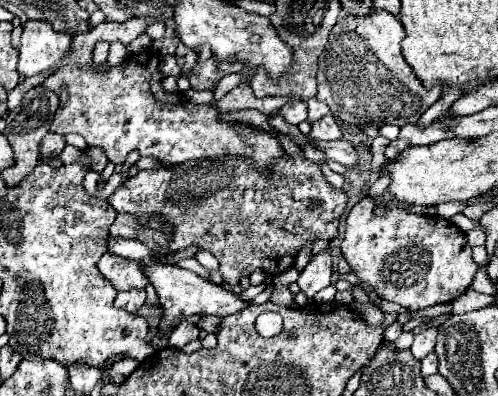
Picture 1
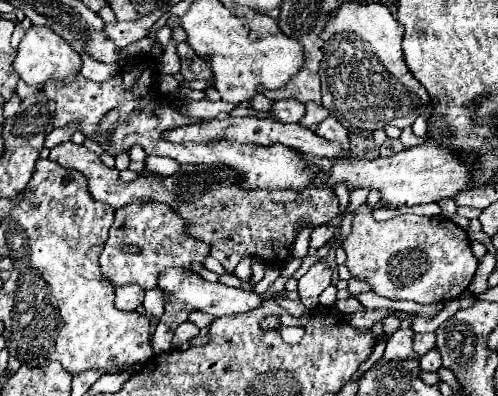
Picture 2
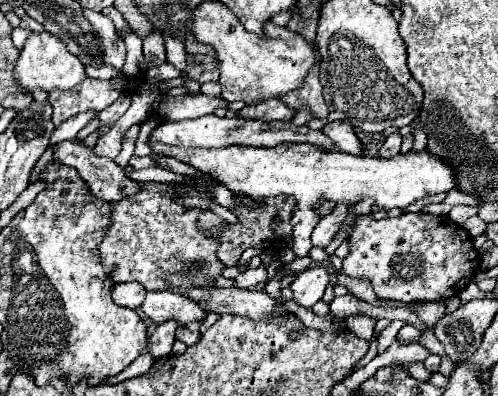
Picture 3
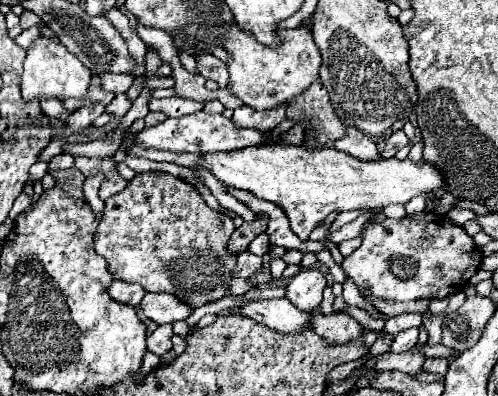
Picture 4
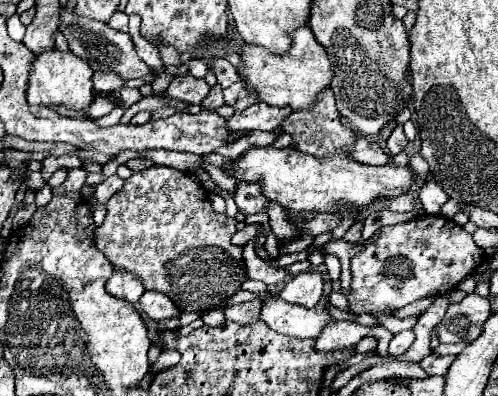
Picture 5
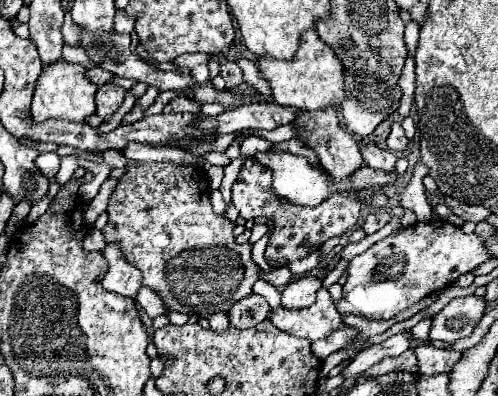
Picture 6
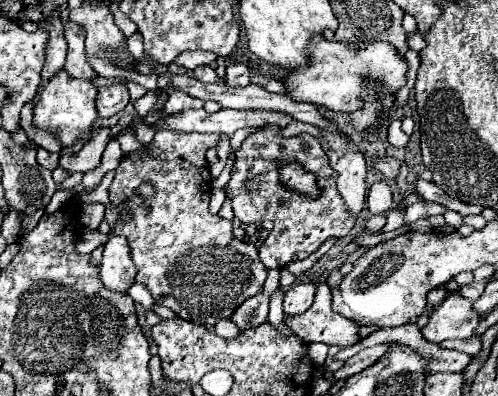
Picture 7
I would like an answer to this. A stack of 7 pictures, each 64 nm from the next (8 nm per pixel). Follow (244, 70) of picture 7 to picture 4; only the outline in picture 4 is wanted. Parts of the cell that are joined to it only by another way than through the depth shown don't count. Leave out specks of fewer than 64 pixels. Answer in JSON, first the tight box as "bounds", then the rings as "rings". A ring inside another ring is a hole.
{"bounds":[196,54,228,88],"rings":[[[212,54],[196,56],[196,62],[198,62],[198,74],[200,76],[204,76],[208,80],[216,80],[220,88],[228,86],[228,68],[226,68],[226,62],[218,60]]]}

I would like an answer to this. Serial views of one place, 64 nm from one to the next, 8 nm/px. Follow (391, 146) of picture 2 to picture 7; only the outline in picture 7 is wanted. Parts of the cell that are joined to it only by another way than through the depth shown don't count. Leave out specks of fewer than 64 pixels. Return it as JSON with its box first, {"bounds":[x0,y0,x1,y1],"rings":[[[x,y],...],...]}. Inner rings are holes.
{"bounds":[388,120,408,148],"rings":[[[394,120],[394,122],[390,124],[390,128],[388,128],[388,142],[390,142],[392,146],[396,146],[396,148],[406,146],[408,136],[402,132],[402,128],[400,128],[400,120]]]}

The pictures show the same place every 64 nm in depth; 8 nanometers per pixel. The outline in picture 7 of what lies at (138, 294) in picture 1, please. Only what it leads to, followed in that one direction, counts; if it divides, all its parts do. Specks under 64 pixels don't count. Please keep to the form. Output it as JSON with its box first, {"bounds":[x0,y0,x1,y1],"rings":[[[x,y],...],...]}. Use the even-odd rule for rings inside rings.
{"bounds":[100,236,136,292],"rings":[[[110,236],[104,246],[104,258],[100,264],[100,278],[106,288],[126,292],[128,284],[136,280],[136,266],[130,258],[130,246],[126,236]]]}

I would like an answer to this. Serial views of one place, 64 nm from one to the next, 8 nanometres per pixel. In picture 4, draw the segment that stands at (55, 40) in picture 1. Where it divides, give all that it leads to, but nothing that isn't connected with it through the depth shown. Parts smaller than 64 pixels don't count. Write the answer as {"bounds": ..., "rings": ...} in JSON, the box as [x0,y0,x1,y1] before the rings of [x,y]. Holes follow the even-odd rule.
{"bounds":[22,38,92,98],"rings":[[[40,38],[26,52],[24,76],[22,76],[22,98],[84,98],[92,80],[92,72],[66,50],[66,46],[52,42],[50,38]]]}

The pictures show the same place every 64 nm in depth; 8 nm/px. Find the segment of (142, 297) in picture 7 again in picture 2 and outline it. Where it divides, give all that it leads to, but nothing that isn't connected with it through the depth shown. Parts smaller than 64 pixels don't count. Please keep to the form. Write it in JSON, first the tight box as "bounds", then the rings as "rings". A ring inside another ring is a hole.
{"bounds":[142,288,214,328],"rings":[[[154,288],[154,290],[146,292],[142,306],[150,316],[160,320],[160,316],[164,314],[164,300],[166,300],[166,292],[162,292],[162,288]],[[196,310],[196,312],[188,314],[188,322],[196,324],[198,328],[202,328],[202,326],[210,326],[214,322],[214,318],[208,316],[208,314],[204,314],[204,312],[200,312],[200,310]]]}

